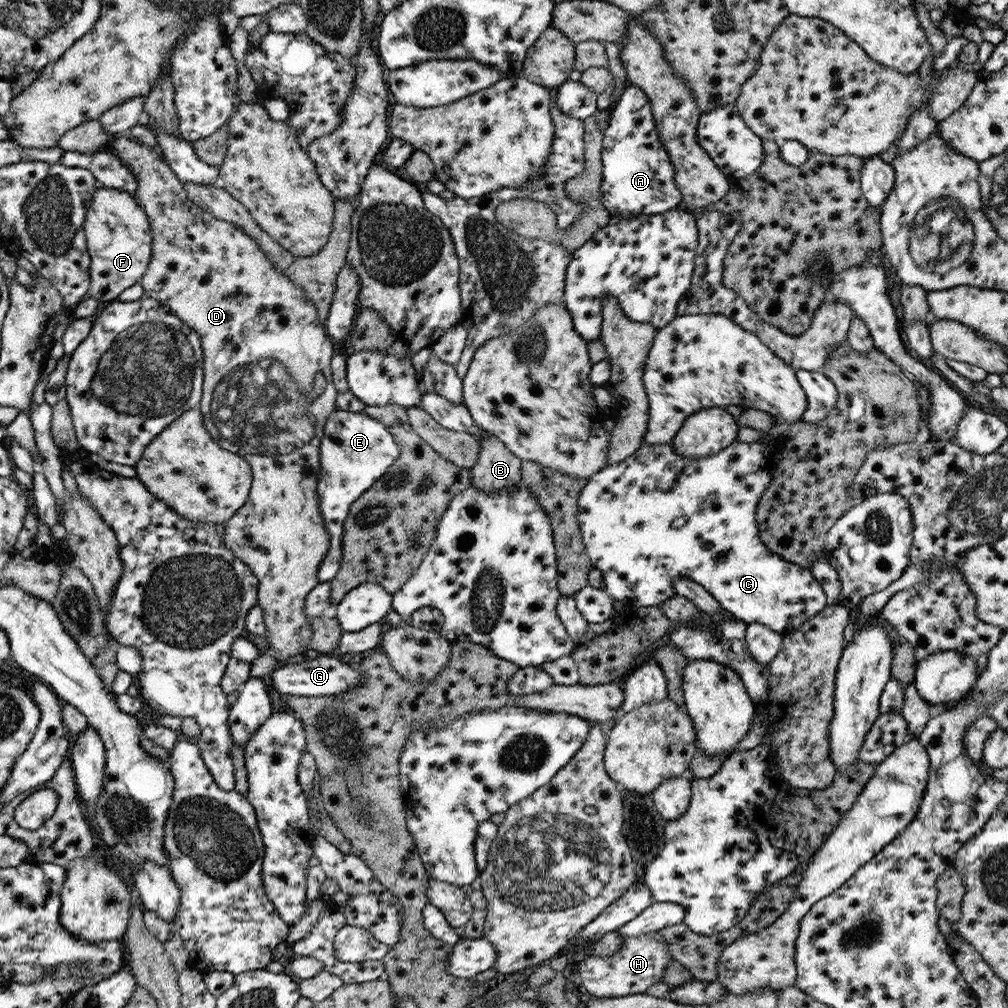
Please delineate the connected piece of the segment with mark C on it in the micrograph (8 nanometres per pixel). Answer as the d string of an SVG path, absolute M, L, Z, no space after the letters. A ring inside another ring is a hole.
M735 440L729 444L724 450L705 456L704 458L687 458L683 454L676 454L671 447L671 442L664 444L650 444L640 447L632 456L622 460L618 464L606 465L604 469L596 472L596 475L588 478L584 488L581 489L579 500L577 500L577 519L583 536L585 551L592 561L593 568L597 568L602 572L604 587L595 588L589 584L582 587L575 594L575 603L582 617L589 623L601 623L608 619L615 618L613 602L622 602L627 609L628 614L642 612L645 607L662 606L665 600L677 594L674 590L673 580L675 578L686 578L701 584L721 605L722 608L734 617L750 623L758 623L765 627L771 628L779 632L782 636L788 636L800 628L804 622L810 620L816 614L820 613L826 606L828 601L824 589L820 583L811 575L808 568L784 560L780 555L768 550L758 536L758 526L754 526L754 514L756 514L756 504L760 502L760 497L764 494L764 490L768 488L771 481L771 472L775 470L777 461L780 459L778 442L774 442L774 446L770 450L766 446L762 447L760 441L755 443ZM684 516L686 524L676 528L674 520Z

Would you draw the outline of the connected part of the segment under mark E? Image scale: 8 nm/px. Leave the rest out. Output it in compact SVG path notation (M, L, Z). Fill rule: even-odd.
M338 409L328 417L323 431L322 443L319 445L322 471L317 484L317 495L331 544L319 568L320 583L332 580L340 570L343 557L343 522L348 516L350 505L370 486L378 483L378 478L382 479L402 454L398 437L383 421L372 417L369 411L349 412Z

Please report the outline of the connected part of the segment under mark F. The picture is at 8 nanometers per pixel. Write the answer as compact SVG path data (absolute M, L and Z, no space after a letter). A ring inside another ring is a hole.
M99 185L89 207L84 223L87 249L91 255L91 288L88 296L97 298L105 305L118 300L122 292L134 286L146 274L154 252L151 223L134 193L119 188Z

